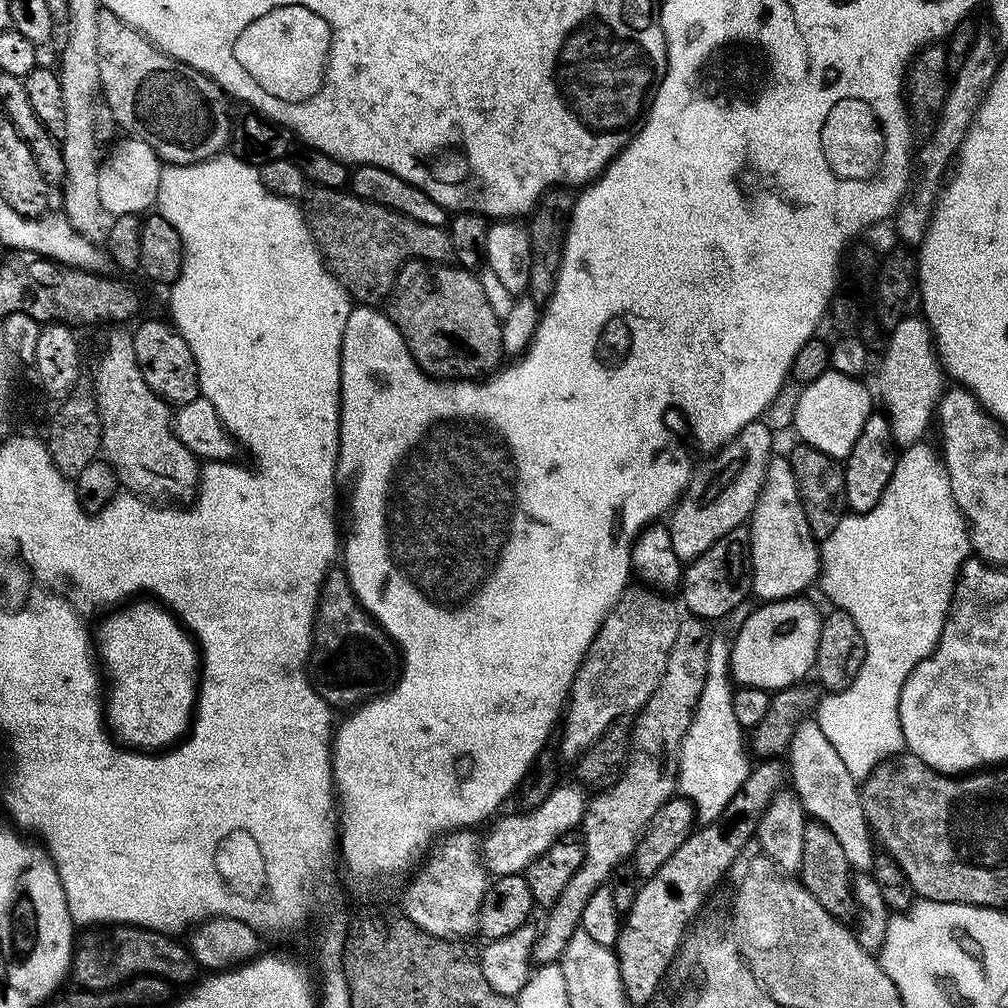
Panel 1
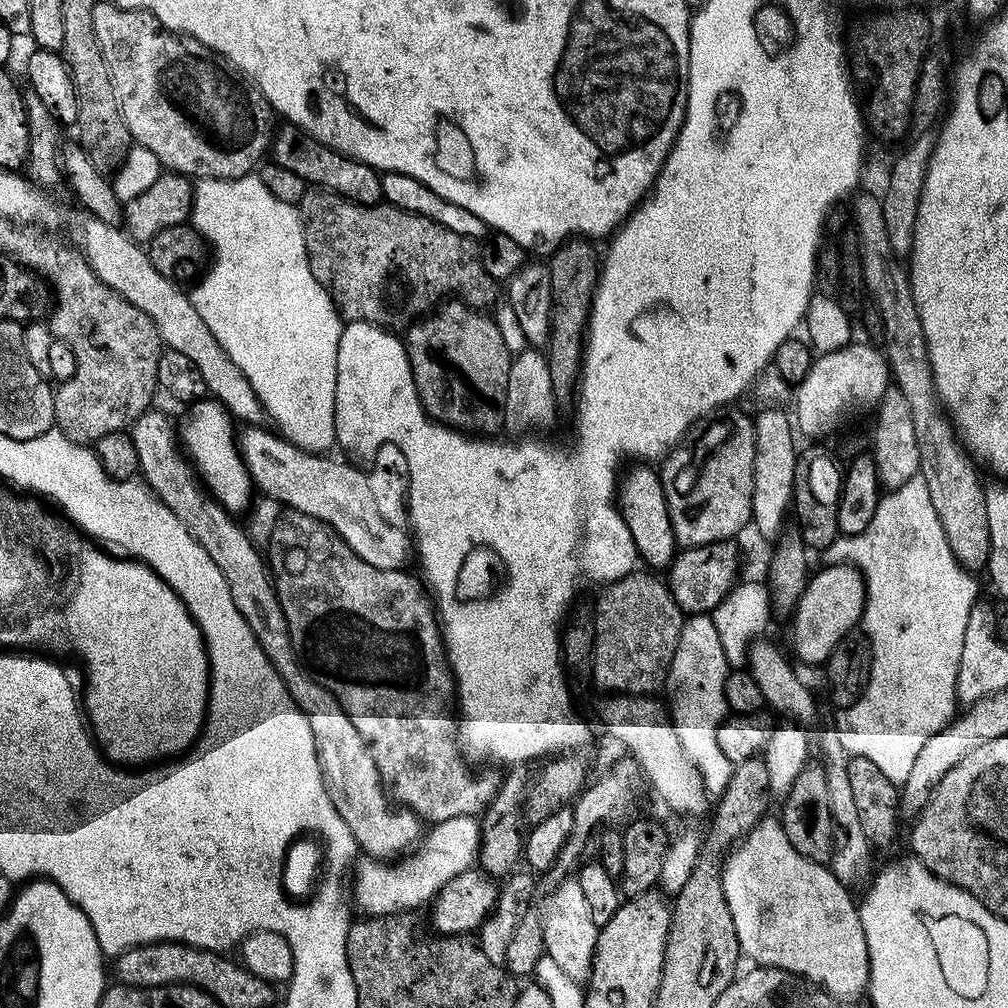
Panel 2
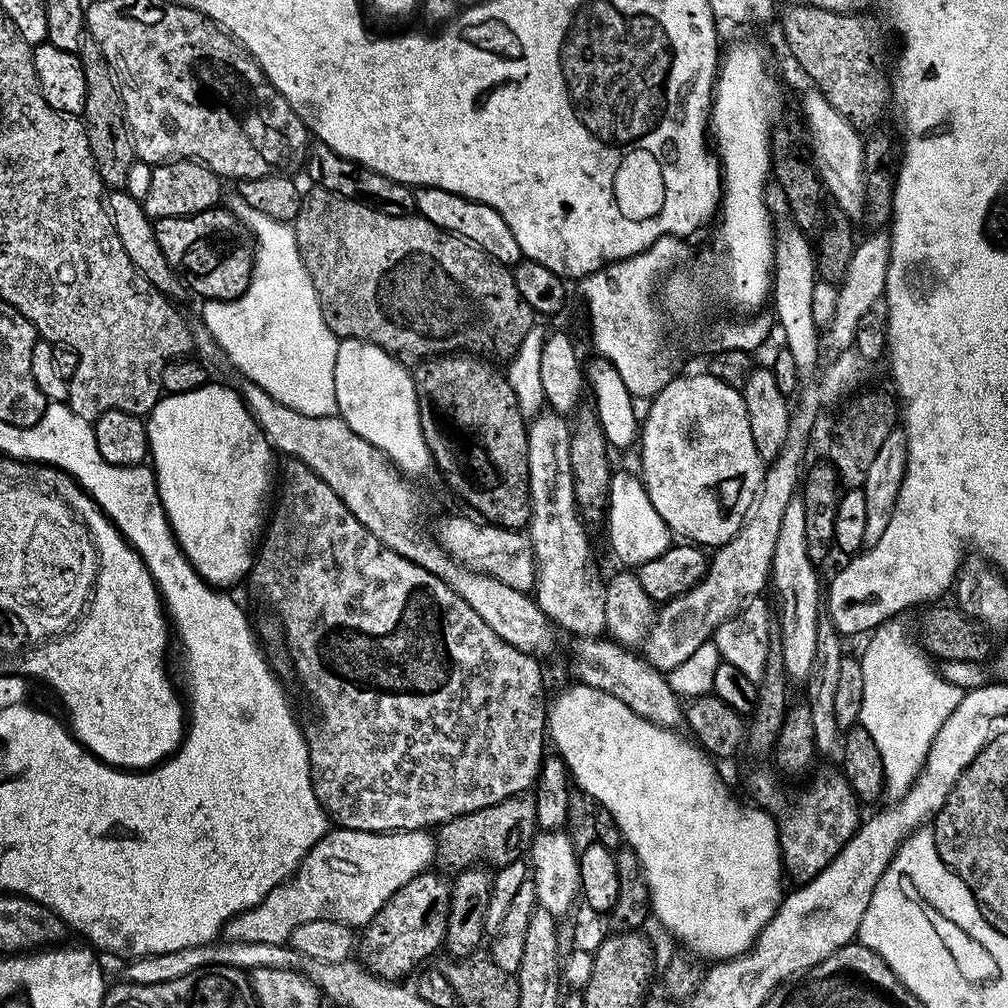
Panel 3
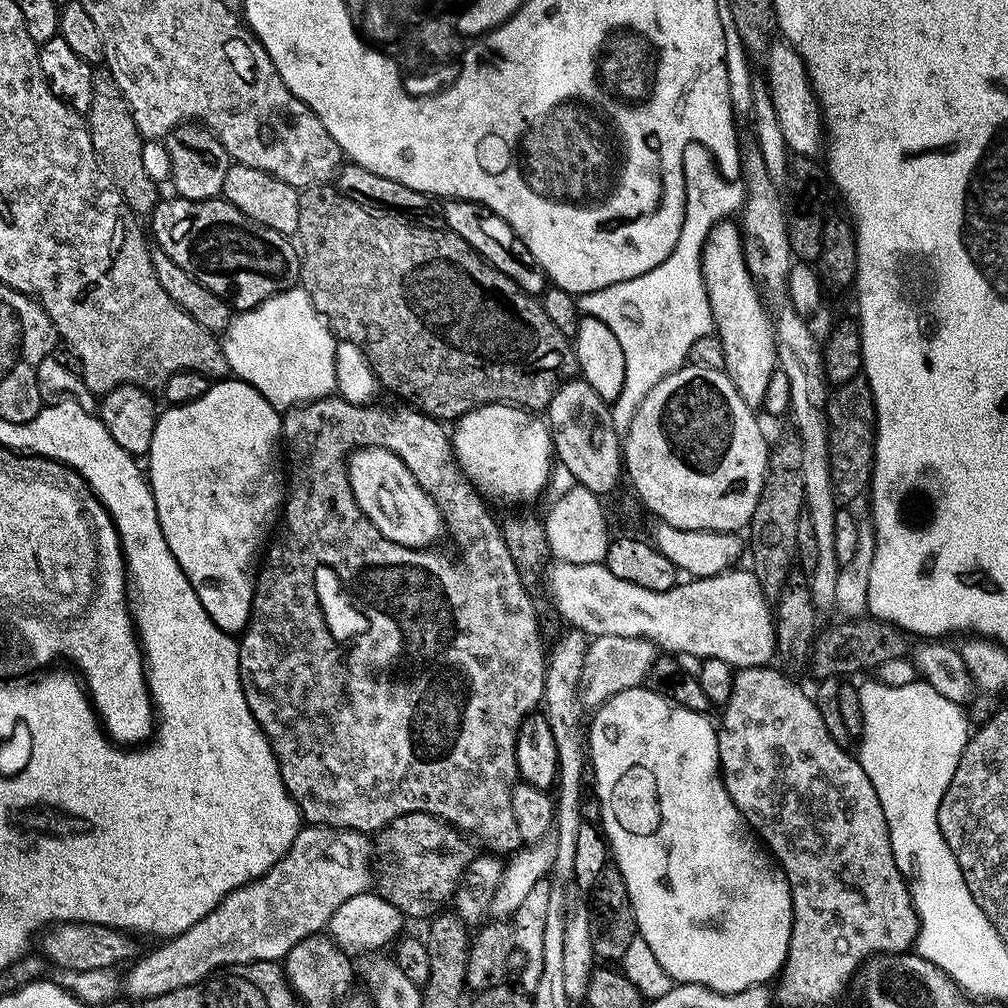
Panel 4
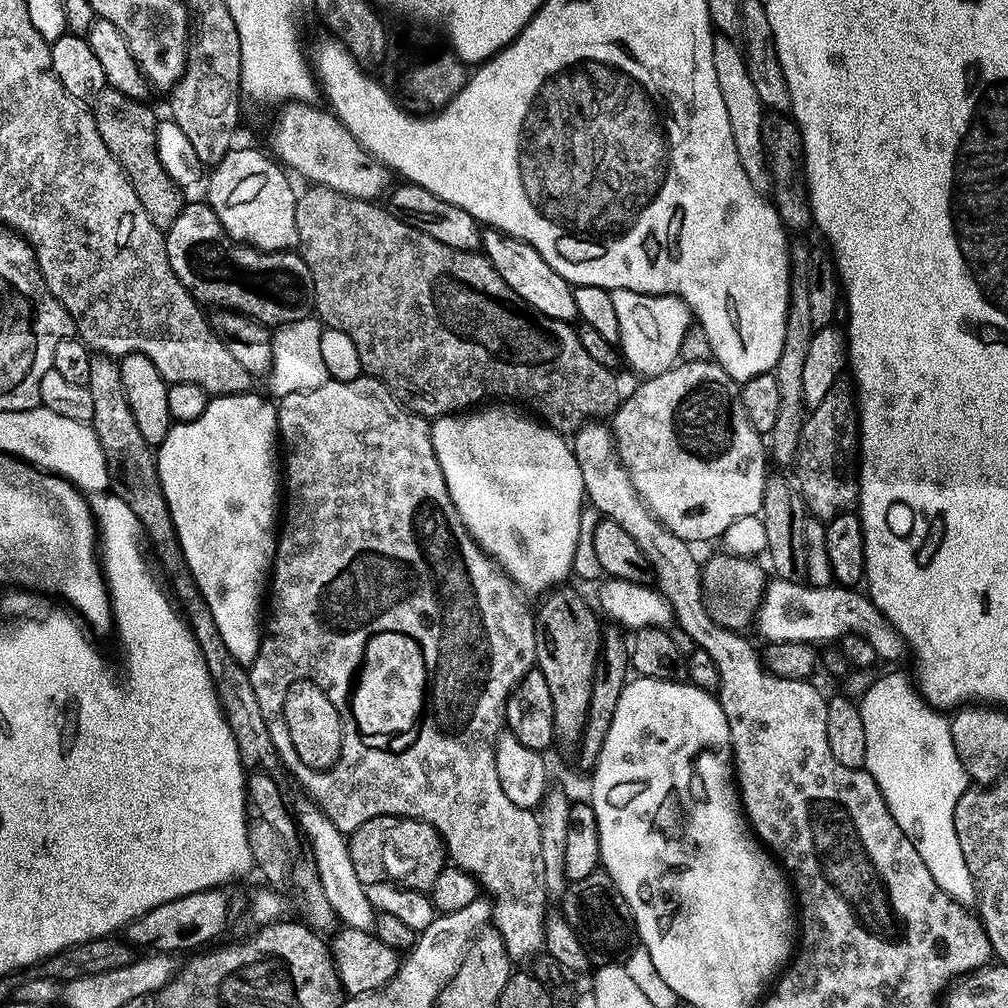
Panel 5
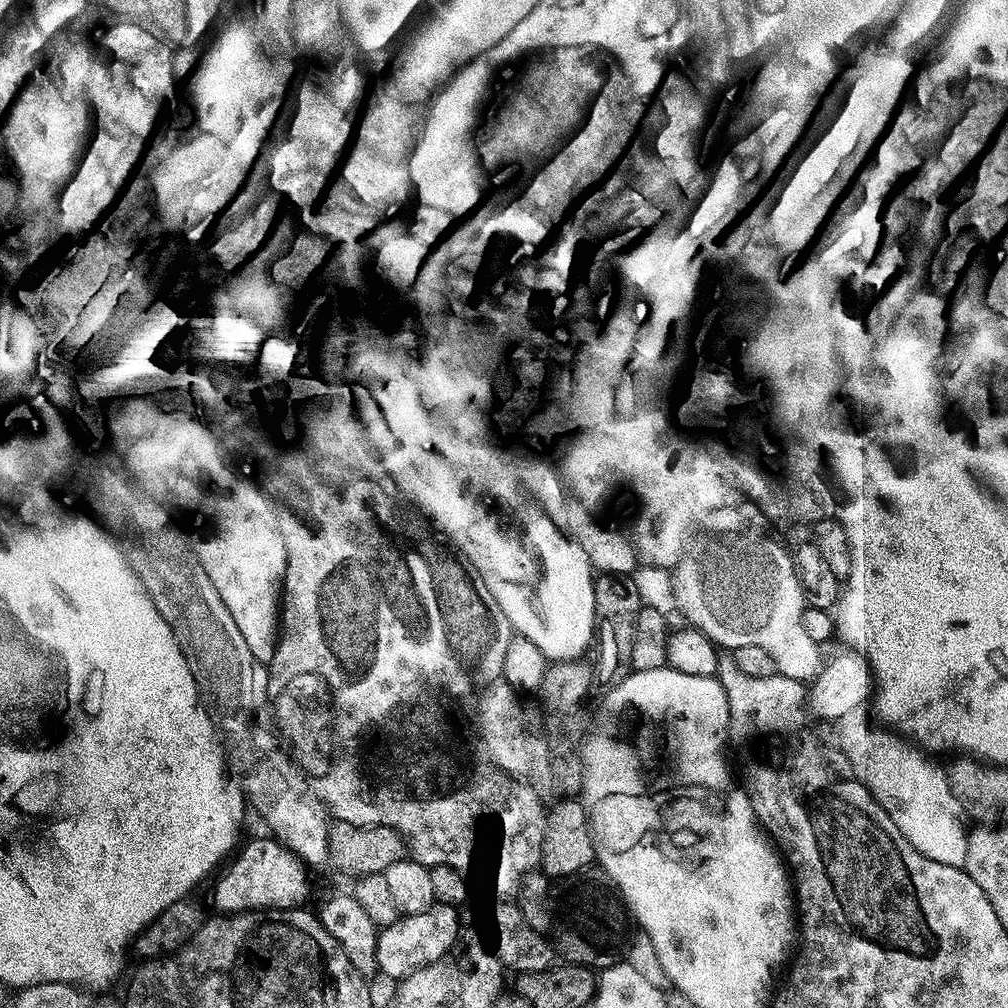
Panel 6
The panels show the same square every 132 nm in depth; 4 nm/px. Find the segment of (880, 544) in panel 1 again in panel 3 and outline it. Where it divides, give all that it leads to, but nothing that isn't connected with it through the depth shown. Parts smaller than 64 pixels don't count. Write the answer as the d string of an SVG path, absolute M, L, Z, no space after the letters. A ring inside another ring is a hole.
M885 622L867 637L868 645L864 648L864 657L858 660L858 679L862 686L862 710L858 724L870 732L885 768L884 787L892 798L905 796L913 782L920 776L928 757L930 746L936 735L958 706L962 695L961 689L940 676L937 665L926 655L923 647L915 639L908 637L908 632L900 622Z

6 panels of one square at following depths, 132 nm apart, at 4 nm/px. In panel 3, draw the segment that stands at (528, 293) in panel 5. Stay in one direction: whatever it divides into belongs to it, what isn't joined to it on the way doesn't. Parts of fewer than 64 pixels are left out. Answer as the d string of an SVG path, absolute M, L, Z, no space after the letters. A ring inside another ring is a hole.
M420 186L415 189L414 195L416 212L422 218L434 222L434 226L444 228L447 232L453 232L467 240L473 240L479 248L486 250L486 254L490 254L499 264L515 266L521 262L522 253L518 246L518 238L514 238L514 234L510 234L510 226L506 226L502 214L498 214L498 210L441 188Z

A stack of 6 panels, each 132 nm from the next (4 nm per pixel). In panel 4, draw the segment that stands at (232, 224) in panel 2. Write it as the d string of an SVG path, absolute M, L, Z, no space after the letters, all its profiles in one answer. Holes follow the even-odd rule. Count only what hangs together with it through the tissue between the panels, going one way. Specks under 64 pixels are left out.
M297 286L273 296L263 306L250 308L233 315L228 327L222 333L224 357L228 363L229 373L237 380L245 380L264 396L296 396L296 404L310 404L324 396L336 392L336 375L334 374L334 358L336 357L337 339L328 325L320 319L303 287Z

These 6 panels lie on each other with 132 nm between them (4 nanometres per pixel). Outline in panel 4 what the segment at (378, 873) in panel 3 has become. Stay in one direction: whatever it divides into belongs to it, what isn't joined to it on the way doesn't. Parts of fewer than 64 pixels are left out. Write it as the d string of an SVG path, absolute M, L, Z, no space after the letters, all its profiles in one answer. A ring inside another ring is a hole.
M307 825L301 827L298 835L295 836L294 842L291 844L291 849L283 858L275 864L265 875L260 876L256 880L252 880L248 884L244 884L242 887L235 888L230 894L226 896L210 912L206 914L205 918L199 919L198 922L190 928L190 930L184 931L182 934L167 939L160 948L154 949L148 953L144 958L139 958L124 972L121 979L121 989L123 995L128 995L137 1000L137 1002L143 1002L150 1000L154 997L161 997L162 994L172 993L174 990L181 989L182 986L190 986L202 981L210 973L219 971L223 967L228 967L232 964L249 964L256 963L258 961L281 961L288 955L289 950L293 949L302 939L317 935L320 931L323 931L329 922L329 918L333 916L334 911L338 910L339 906L342 906L347 899L352 898L355 894L367 892L371 889L374 882L374 868L372 865L371 855L371 839L365 834L356 831L350 831L348 828L330 828L324 825Z

